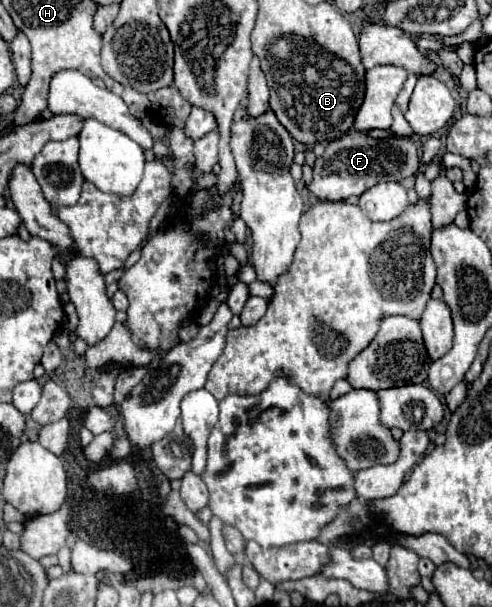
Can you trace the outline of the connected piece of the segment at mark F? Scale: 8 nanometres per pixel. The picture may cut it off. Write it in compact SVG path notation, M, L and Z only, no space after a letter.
M347 133L327 145L325 155L315 161L313 181L309 191L319 199L341 201L351 195L361 195L379 181L403 181L419 171L417 147L409 137L391 137L387 141L375 141L365 133Z

